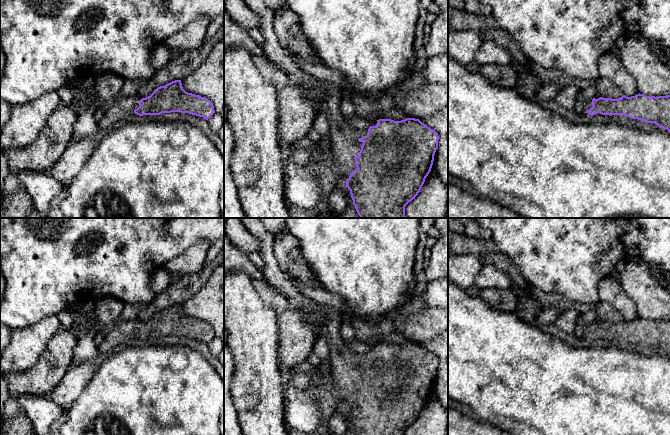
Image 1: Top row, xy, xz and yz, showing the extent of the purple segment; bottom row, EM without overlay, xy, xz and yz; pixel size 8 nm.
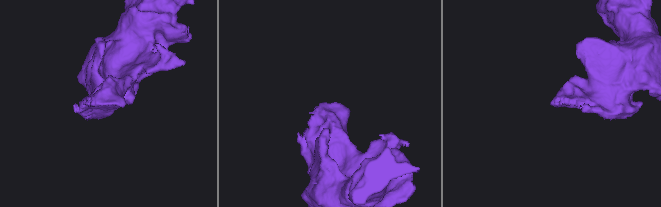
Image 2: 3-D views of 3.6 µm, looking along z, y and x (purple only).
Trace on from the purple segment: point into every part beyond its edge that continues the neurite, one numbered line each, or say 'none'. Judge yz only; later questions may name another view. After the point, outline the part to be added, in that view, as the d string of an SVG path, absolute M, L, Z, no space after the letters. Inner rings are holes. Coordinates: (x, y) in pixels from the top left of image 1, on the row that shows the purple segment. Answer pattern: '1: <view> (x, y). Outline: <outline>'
1: yz (580, 118). Outline: M592 99L584 102L583 109L581 113L576 113L573 110L567 110L565 114L568 116L569 120L574 121L577 124L609 124L614 123L622 126L631 127L643 132L664 132L668 133L667 129L663 129L656 125L655 123L647 123L638 119L631 119L624 115L602 115L596 113L591 116L587 111L593 107Z

